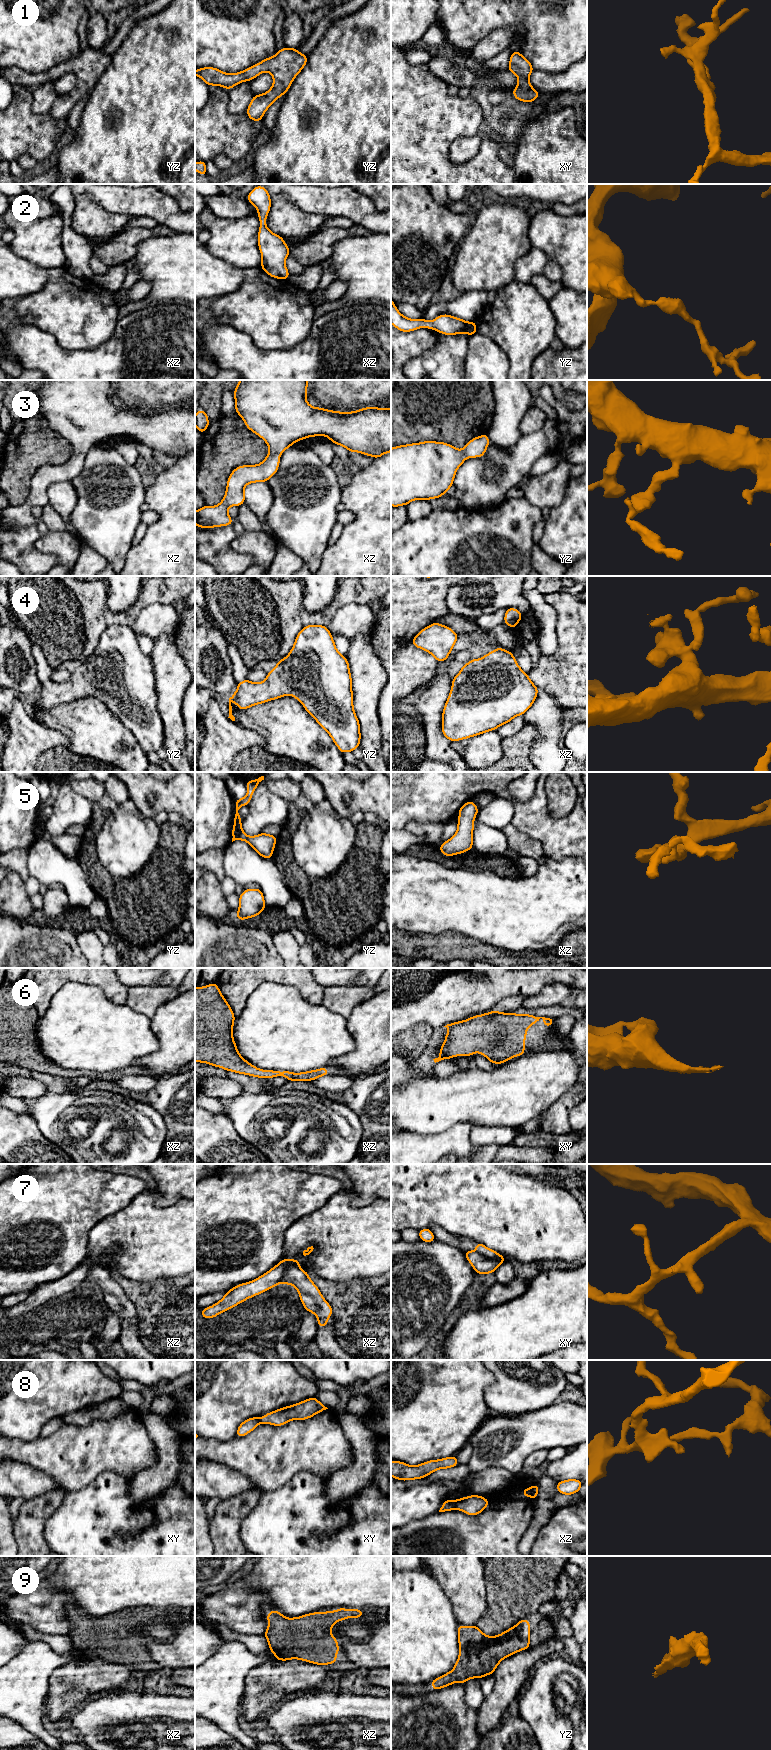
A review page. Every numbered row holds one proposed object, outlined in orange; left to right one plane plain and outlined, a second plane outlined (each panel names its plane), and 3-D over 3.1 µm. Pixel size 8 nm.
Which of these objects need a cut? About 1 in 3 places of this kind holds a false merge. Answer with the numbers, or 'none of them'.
7, 8

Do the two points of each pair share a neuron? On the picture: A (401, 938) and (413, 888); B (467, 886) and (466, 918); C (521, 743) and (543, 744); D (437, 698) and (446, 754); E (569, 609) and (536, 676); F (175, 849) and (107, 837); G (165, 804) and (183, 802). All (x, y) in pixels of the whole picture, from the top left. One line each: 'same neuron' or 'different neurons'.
A: different neurons
B: same neuron
C: different neurons
D: same neuron
E: same neuron
F: different neurons
G: same neuron

